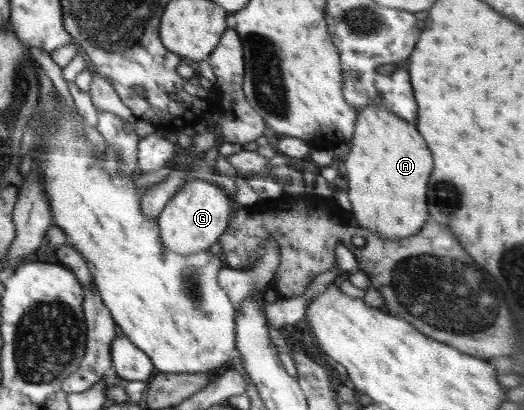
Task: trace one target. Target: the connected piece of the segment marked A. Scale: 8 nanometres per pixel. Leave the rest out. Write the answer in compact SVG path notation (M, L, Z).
M372 103L359 110L351 142L352 147L345 161L348 174L344 182L348 186L347 192L352 207L350 218L358 220L358 227L394 240L415 235L422 230L428 218L426 184L432 172L432 154L414 125L386 107Z

